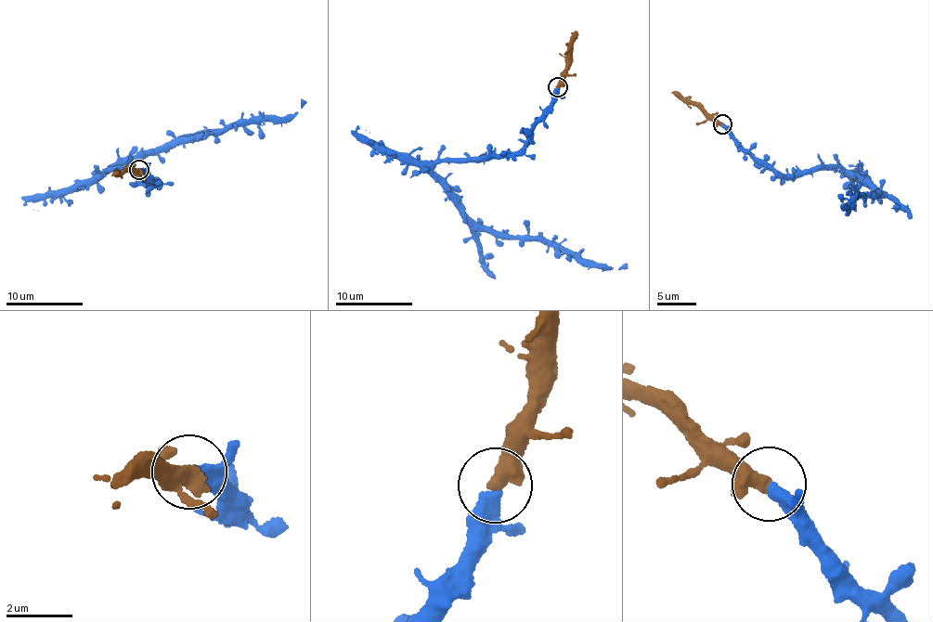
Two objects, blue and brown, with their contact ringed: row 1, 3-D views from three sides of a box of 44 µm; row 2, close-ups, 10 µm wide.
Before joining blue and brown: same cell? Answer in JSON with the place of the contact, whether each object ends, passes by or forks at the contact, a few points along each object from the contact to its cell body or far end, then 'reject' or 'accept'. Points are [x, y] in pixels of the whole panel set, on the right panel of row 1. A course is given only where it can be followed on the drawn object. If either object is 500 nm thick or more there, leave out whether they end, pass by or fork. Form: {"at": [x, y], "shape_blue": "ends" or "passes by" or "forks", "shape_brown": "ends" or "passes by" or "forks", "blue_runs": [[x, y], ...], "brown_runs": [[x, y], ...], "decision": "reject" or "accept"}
{"at": [722, 123], "blue_runs": [[724, 123], [743, 149], [786, 175], [834, 164], [875, 192], [842, 209], [837, 196]], "brown_runs": [[722, 123], [709, 119], [699, 108], [672, 92]], "decision": "accept"}

